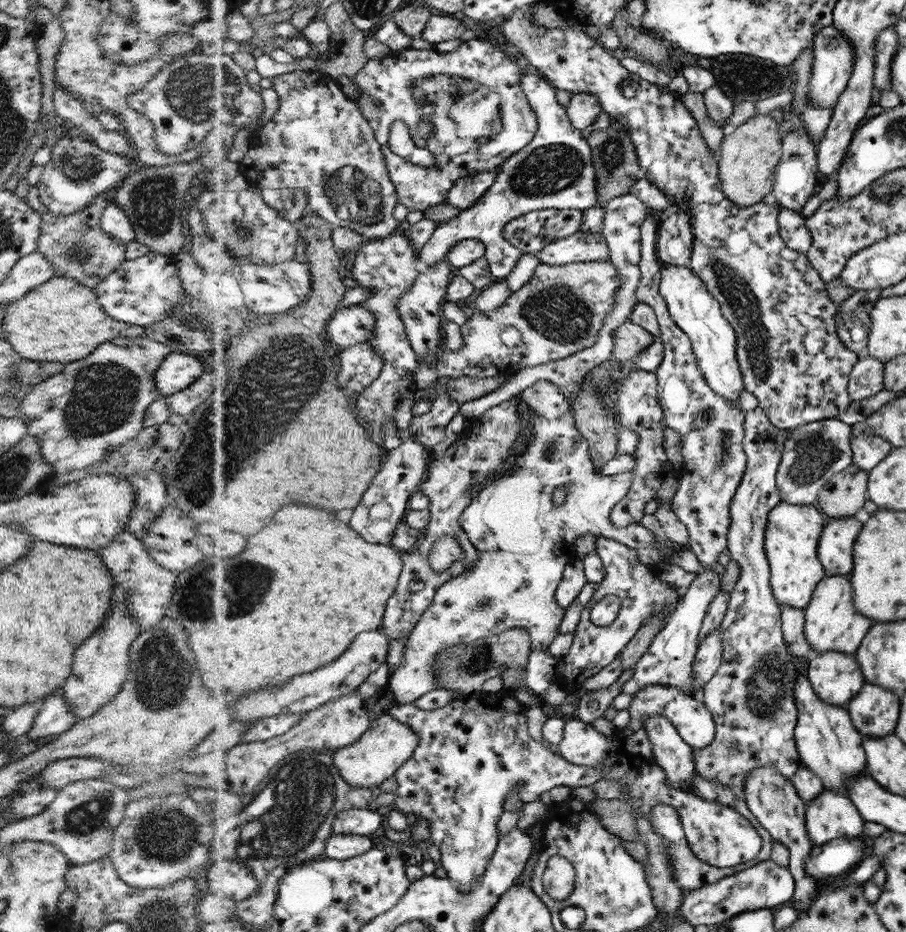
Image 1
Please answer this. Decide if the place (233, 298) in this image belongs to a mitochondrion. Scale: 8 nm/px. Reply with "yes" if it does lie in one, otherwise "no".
no

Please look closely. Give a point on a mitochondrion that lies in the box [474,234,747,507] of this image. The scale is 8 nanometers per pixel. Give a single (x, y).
(557, 312)

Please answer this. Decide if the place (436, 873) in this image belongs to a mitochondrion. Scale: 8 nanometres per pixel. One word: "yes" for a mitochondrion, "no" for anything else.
no

